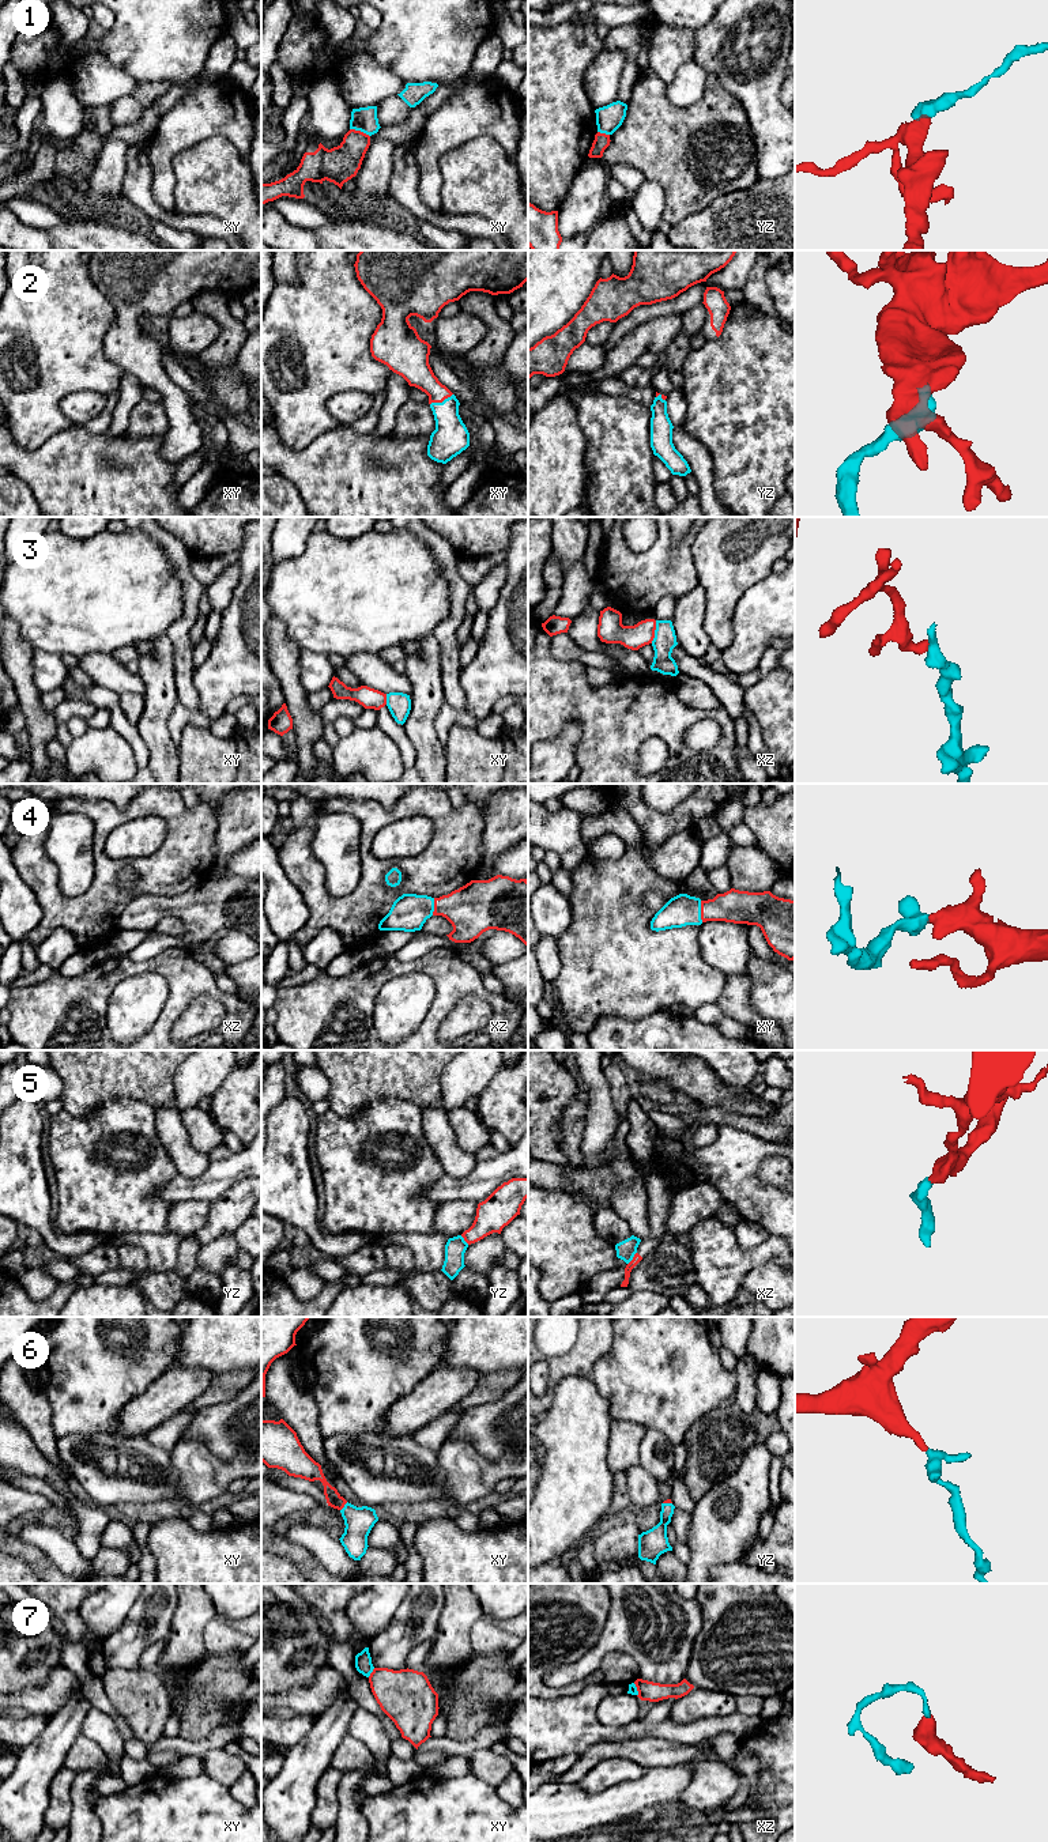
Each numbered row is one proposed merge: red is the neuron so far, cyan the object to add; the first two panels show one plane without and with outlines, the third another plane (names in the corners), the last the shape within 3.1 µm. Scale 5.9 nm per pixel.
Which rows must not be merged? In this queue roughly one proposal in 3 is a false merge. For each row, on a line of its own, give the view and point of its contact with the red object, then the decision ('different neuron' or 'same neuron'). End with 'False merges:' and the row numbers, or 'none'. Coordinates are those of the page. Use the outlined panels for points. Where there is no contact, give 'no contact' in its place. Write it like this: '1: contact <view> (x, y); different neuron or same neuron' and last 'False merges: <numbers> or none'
1: contact xy (359, 131); different neuron
2: contact xy (441, 402); same neuron
3: contact xz (653, 631); different neuron
4: contact xy (701, 912); same neuron
5: contact xz (633, 1259); different neuron
6: contact xy (343, 1506); same neuron
7: contact xy (372, 1672); same neuron
False merges: 1, 3, 5

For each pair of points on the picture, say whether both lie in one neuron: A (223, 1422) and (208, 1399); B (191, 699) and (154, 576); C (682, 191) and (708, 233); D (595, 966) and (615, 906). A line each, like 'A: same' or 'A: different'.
A: different
B: different
C: different
D: same

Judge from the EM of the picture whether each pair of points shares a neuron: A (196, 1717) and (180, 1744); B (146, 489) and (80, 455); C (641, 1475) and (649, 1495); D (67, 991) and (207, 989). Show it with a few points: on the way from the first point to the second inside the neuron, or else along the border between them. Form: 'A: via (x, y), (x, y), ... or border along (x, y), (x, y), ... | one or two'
A: border along (178, 1736), (191, 1742) | two
B: via (129, 489), (115, 489), (97, 471) | one
C: via (641, 1480), (644, 1490) | one
D: via (102, 981), (121, 967), (172, 966) | one

